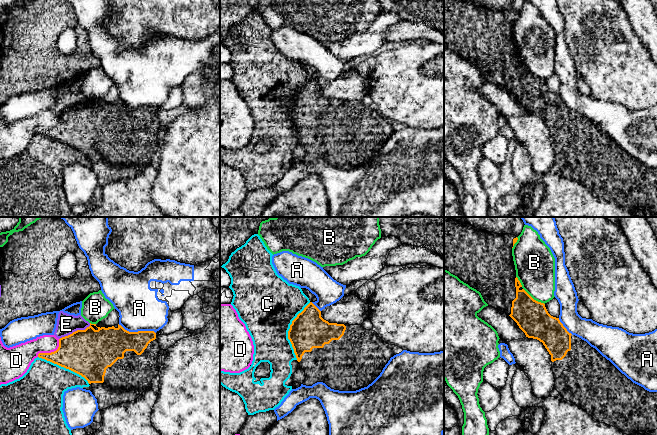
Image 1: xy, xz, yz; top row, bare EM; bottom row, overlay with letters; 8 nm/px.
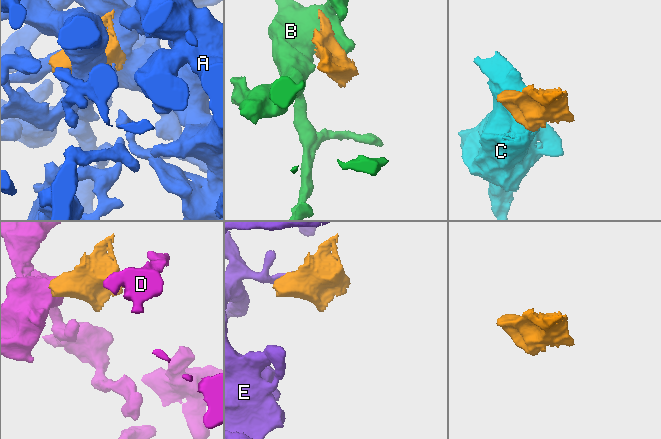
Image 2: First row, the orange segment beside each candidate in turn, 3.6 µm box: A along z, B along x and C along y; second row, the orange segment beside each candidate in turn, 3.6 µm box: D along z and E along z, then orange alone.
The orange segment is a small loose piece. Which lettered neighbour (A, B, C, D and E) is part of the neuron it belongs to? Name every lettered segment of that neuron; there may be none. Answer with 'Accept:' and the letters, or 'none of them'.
Accept: none of them

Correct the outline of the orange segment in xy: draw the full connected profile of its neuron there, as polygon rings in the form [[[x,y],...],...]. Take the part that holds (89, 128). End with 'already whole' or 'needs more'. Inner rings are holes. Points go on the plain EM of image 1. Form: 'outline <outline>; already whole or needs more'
outline [[[91,100],[85,106],[77,106],[59,115],[59,123],[51,129],[39,129],[38,133],[69,145],[84,153],[90,167],[97,175],[98,185],[136,176],[159,150],[164,126],[159,123],[154,107],[129,108],[118,103],[97,103]]]; needs more

